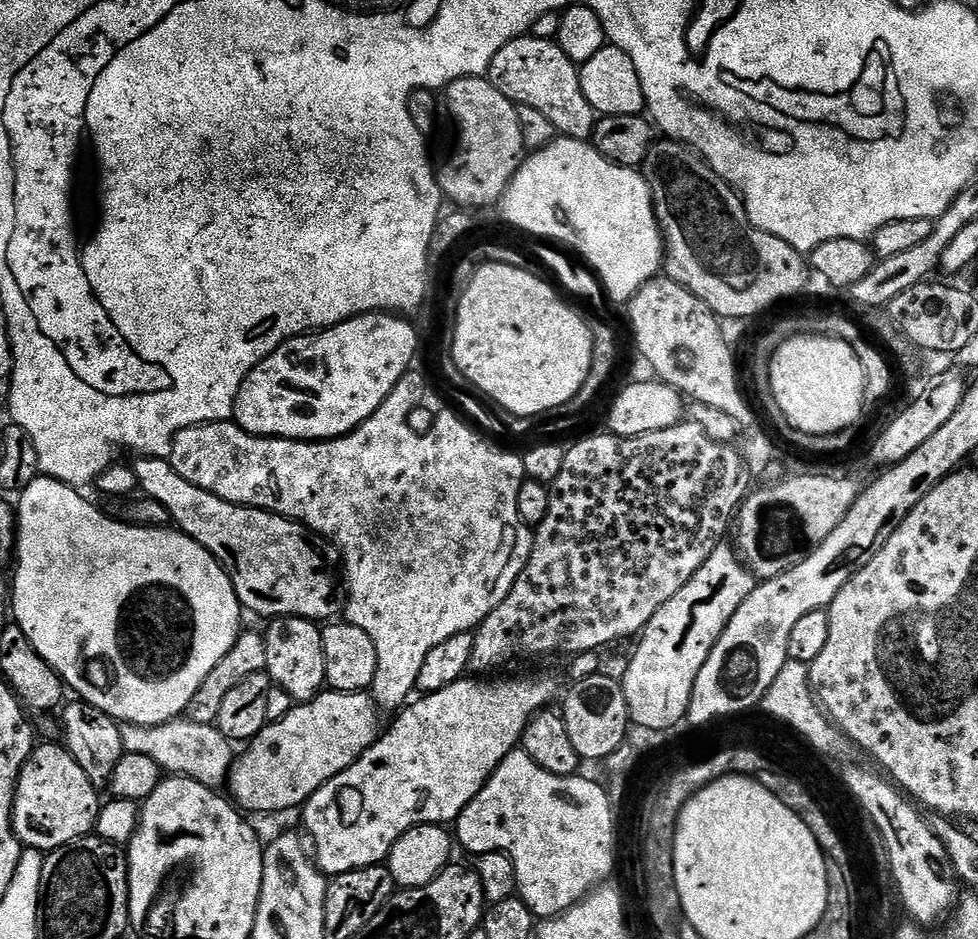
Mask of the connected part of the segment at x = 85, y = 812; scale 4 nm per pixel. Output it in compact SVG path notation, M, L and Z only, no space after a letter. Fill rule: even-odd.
M59 743L44 744L41 748L39 745L33 747L16 784L12 829L24 848L36 848L47 854L58 846L66 846L66 842L89 835L95 829L101 803L101 793L65 748Z

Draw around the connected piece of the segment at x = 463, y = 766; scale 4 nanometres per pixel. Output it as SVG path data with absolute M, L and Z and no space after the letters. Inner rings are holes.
M524 676L521 680L488 679L492 678L465 678L454 682L450 686L446 686L442 690L430 692L416 698L420 700L413 699L411 703L395 713L394 719L396 719L396 721L394 721L389 728L387 725L383 735L377 738L349 768L342 770L342 774L338 774L334 778L326 781L324 785L309 798L307 804L303 805L304 828L308 831L309 836L307 836L307 839L310 841L310 844L310 839L312 839L313 845L311 844L311 847L314 849L314 859L320 871L323 872L325 876L329 878L341 876L350 870L369 868L375 864L384 864L397 838L406 830L413 828L416 824L439 824L441 826L448 826L455 822L462 814L464 807L484 789L486 782L494 774L497 766L499 766L510 753L517 751L518 745L524 739L526 726L537 712L547 709L549 705L551 705L548 703L551 702L552 695L556 692L554 685L540 684L540 680L536 676Z

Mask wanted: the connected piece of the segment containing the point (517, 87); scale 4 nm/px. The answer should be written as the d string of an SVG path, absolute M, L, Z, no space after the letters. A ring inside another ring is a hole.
M525 34L506 42L506 46L494 54L494 62L490 62L486 78L513 104L538 110L538 114L550 121L559 135L591 141L598 114L582 94L579 67L566 58L555 40Z

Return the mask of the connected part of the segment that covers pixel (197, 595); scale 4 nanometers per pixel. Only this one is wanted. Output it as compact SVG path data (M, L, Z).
M46 475L37 476L30 486L19 493L18 504L18 539L14 549L16 577L10 580L10 612L14 623L30 638L30 646L46 658L46 662L60 675L69 689L88 704L98 706L110 714L120 724L137 724L138 726L158 726L183 717L188 711L190 698L198 694L198 686L206 682L206 674L226 658L226 650L234 646L240 637L240 612L242 605L236 597L234 586L228 577L228 571L218 563L194 538L185 532L167 528L141 528L139 524L125 522L123 519L111 520L104 512L99 512L88 500L80 497L81 493L71 484L63 484Z

